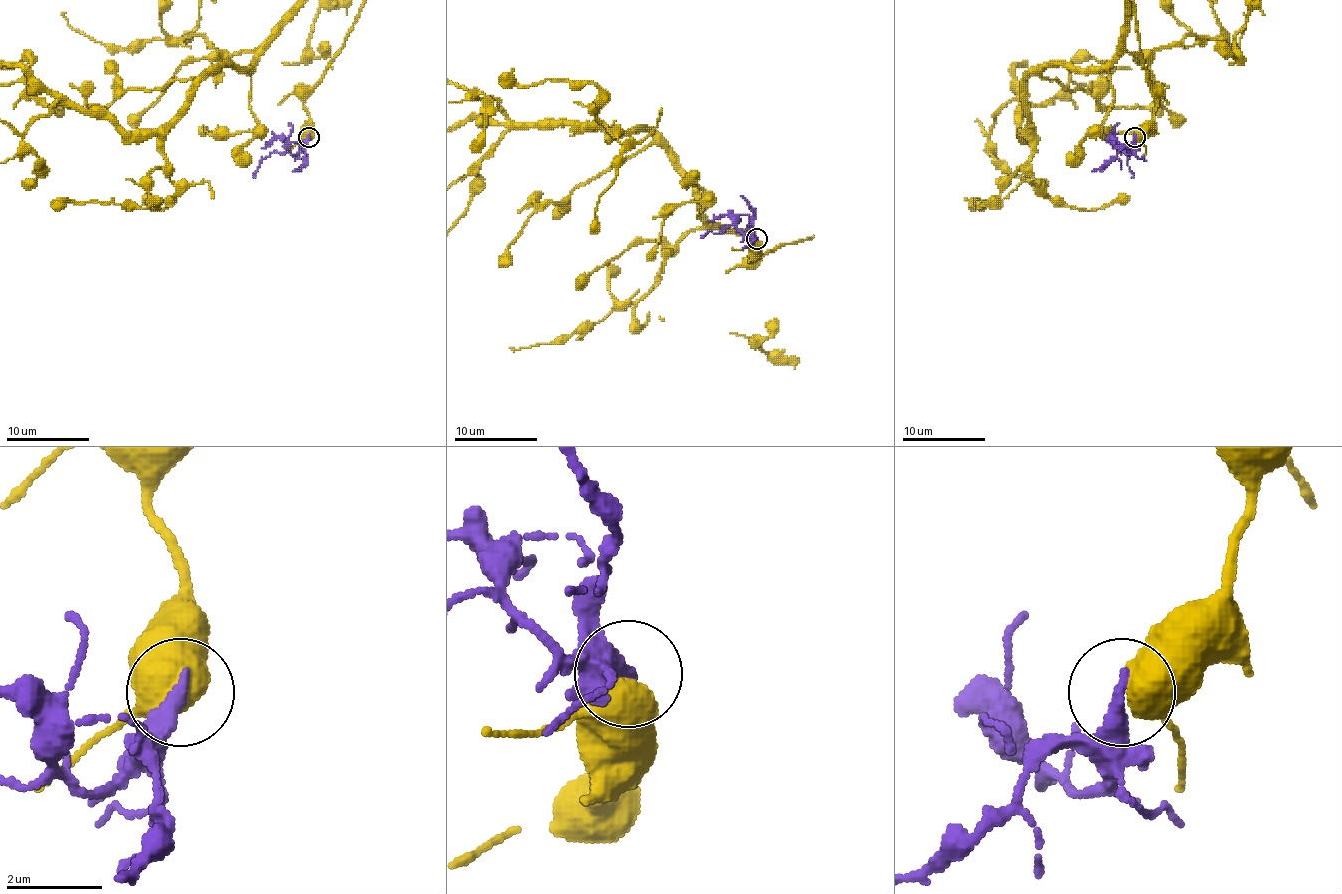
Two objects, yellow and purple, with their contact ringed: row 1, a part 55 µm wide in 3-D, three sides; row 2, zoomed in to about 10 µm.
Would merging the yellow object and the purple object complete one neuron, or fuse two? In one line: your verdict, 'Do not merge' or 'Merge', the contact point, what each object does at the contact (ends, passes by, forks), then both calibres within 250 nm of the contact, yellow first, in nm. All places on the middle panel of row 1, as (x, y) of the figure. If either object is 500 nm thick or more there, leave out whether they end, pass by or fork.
Do not merge. Place: (757, 239). At the ring yellow passes by. At the ring purple ends. Thickness 480 nm (yellow) against 400 nm

